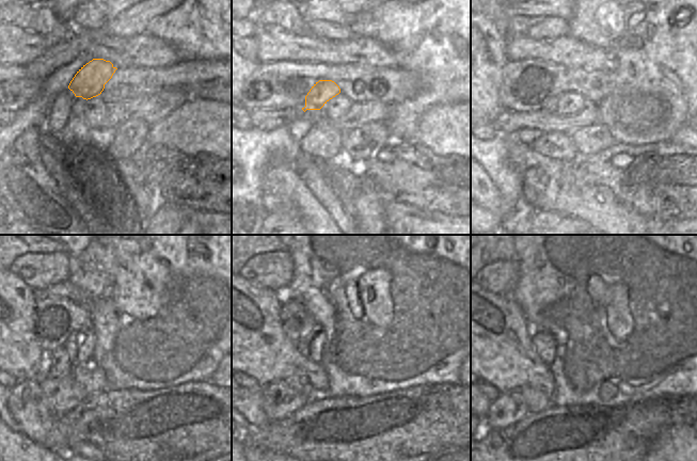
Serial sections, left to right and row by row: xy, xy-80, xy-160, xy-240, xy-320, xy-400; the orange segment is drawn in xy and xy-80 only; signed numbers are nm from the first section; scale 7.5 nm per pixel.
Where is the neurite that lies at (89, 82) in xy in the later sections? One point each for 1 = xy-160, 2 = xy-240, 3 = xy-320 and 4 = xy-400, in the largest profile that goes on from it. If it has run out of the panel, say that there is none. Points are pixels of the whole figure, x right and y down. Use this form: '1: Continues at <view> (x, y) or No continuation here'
1: Continues at xy-160 (552, 104)
2: Continues at xy-240 (57, 365)
3: Continues at xy-320 (298, 381)
4: Continues at xy-400 (536, 400).

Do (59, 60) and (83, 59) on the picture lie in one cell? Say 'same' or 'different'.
same

